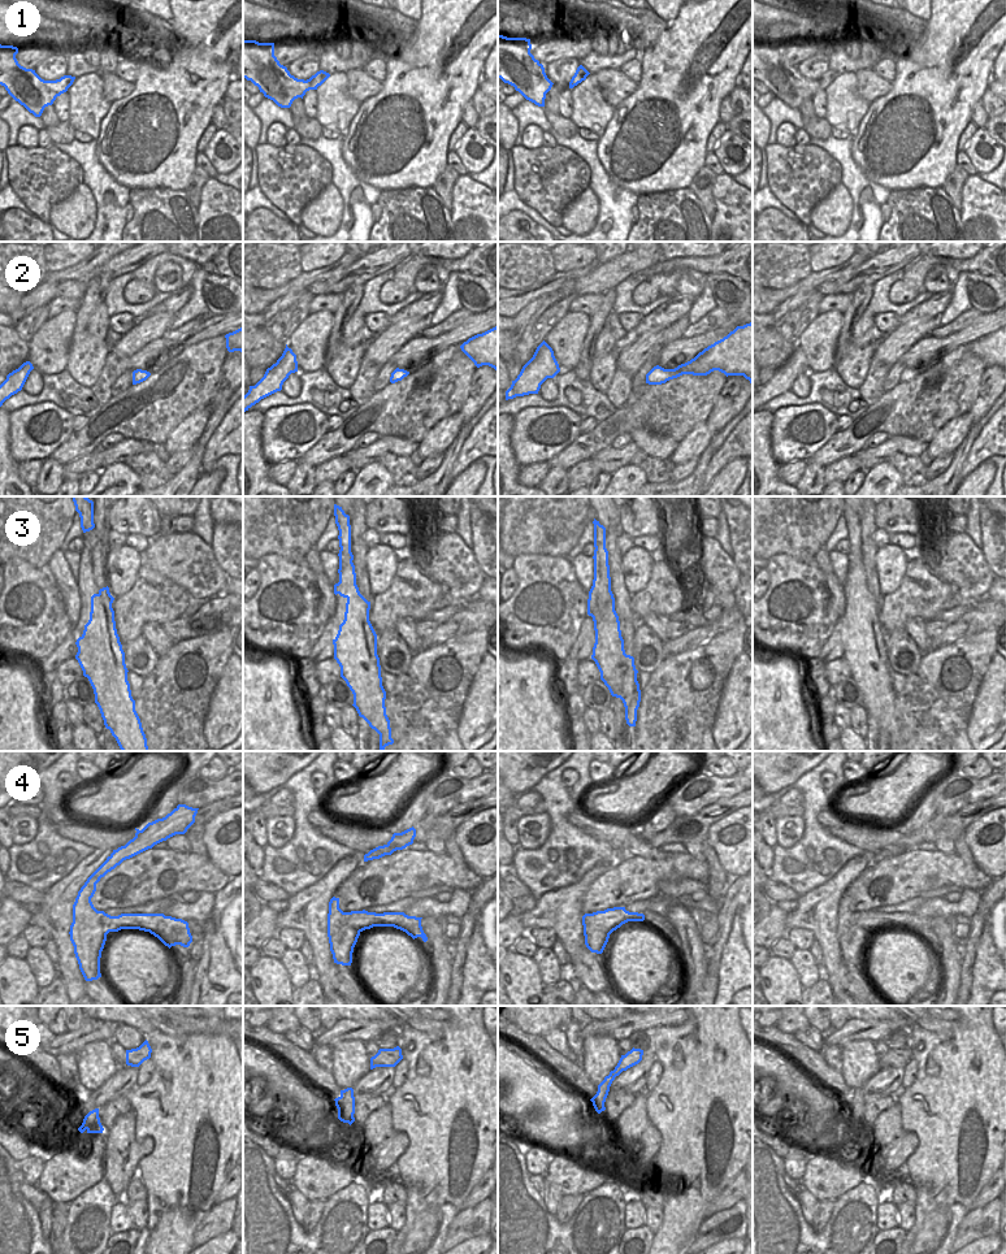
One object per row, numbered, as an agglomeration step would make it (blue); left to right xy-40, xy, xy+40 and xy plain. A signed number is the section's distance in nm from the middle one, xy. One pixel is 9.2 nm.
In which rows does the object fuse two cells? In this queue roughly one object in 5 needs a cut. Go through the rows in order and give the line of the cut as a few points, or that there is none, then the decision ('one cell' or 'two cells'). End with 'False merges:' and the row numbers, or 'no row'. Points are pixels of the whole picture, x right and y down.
1: no cut | one cell
2: no cut | one cell
3: xy+40 (614, 601), (610, 601), (592, 616) | two cells
4: xy+40 (584, 925), (588, 928), (603, 928), (610, 933) | two cells
5: no cut | one cell
False merges: 3, 4

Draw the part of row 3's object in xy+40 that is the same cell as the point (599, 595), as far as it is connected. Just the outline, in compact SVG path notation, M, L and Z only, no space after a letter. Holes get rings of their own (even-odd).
M594 518L594 580L589 591L587 615L593 616L604 608L610 602L615 602L611 591L611 577L608 565L608 551L606 548L606 528Z

